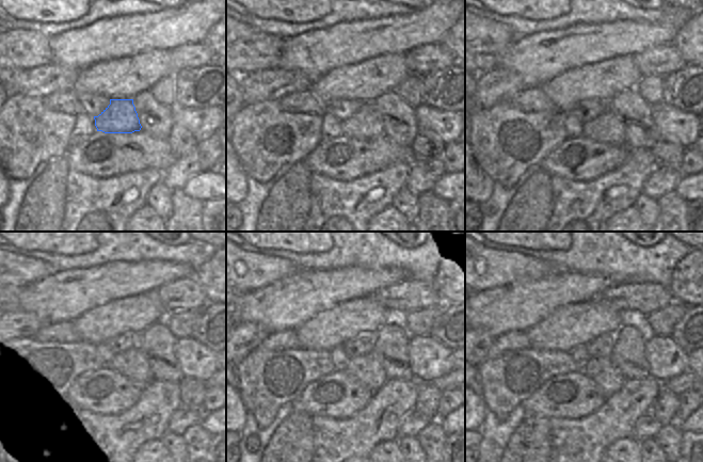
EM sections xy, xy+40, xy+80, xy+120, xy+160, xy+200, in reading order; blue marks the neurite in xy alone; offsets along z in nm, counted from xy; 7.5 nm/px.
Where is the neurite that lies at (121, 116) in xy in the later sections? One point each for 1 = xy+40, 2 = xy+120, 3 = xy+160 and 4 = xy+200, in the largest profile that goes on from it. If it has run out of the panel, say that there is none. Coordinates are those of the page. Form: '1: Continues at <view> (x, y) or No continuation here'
1: Continues at xy+40 (366, 124)
2: Continues at xy+120 (131, 364)
3: Continues at xy+160 (367, 369)
4: Continues at xy+200 (607, 379)

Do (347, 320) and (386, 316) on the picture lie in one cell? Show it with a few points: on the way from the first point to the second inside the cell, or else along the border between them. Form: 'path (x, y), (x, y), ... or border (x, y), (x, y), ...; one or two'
path (356, 316), (377, 316); one

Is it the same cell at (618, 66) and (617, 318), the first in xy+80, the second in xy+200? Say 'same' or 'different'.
same

